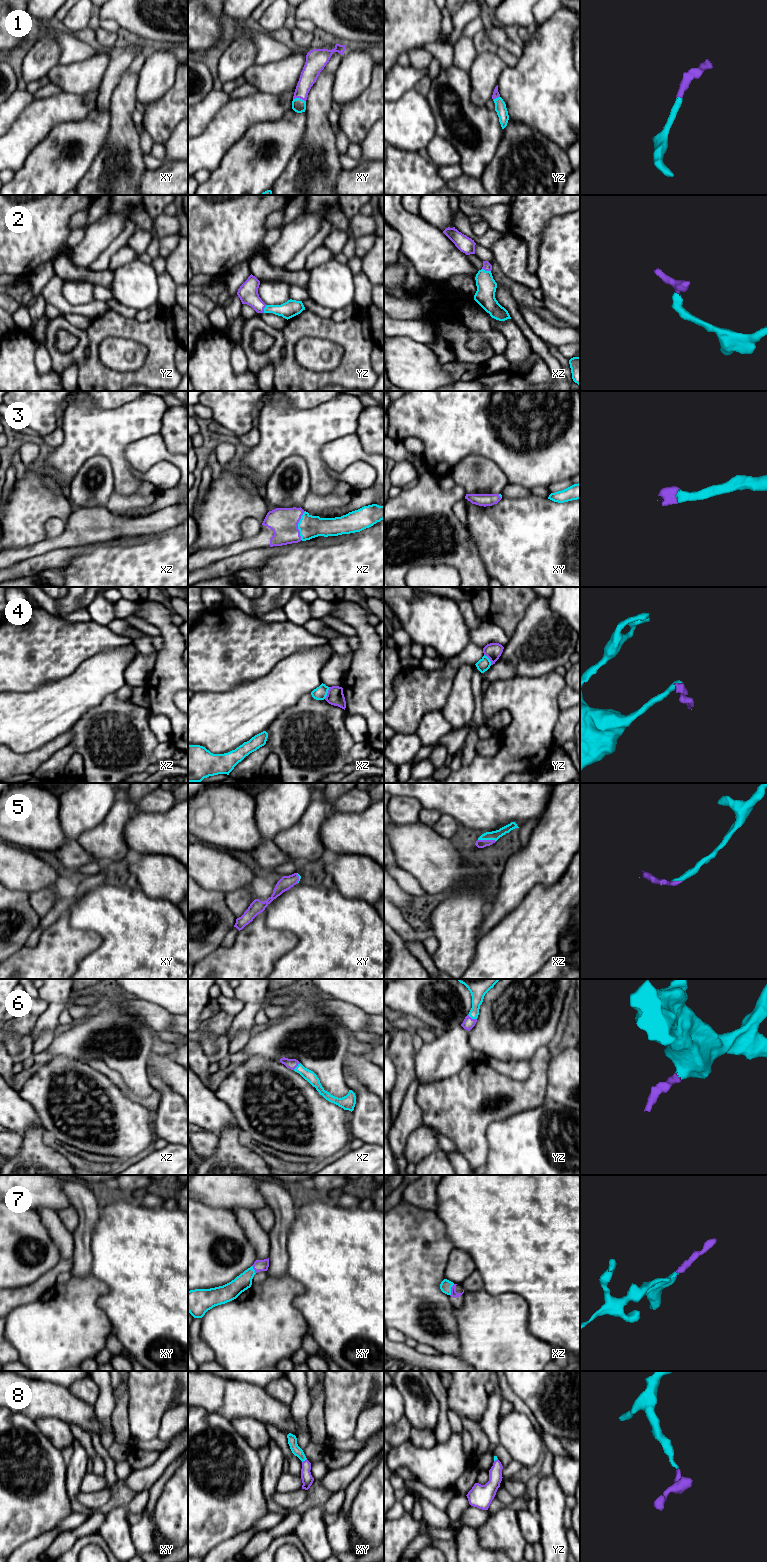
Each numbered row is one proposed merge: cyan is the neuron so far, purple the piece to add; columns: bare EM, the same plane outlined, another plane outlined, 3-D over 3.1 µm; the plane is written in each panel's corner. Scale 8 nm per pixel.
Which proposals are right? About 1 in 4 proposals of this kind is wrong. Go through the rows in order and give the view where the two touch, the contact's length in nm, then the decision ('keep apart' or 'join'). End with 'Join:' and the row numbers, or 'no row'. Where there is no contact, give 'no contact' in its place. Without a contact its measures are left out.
1: contact in xy; length 110 nm; join
2: contact in xz; length 80 nm; join
3: contact in xz; length 240 nm; join
4: contact in xz; length 110 nm; keep apart
5: contact in xz; length 140 nm; join
6: contact in yz; length 80 nm; join
7: contact in xz; length 100 nm; join
8: contact in xy; length 50 nm; join
Join: 1, 2, 3, 5, 6, 7, 8

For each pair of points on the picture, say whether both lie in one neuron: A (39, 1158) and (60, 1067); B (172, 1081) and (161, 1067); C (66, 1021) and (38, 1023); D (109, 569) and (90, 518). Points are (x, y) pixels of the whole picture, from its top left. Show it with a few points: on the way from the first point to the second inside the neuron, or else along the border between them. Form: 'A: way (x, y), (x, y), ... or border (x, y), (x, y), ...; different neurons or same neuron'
A: border (42, 1128), (45, 1131); different neurons
B: way (172, 1078), (164, 1070); same neuron
C: border (66, 1007), (58, 1017), (59, 1028); different neurons
D: border (108, 540), (85, 545); different neurons

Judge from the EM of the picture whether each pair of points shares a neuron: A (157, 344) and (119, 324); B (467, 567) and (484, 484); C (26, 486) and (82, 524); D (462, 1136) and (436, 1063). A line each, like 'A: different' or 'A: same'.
A: same
B: different
C: different
D: different

